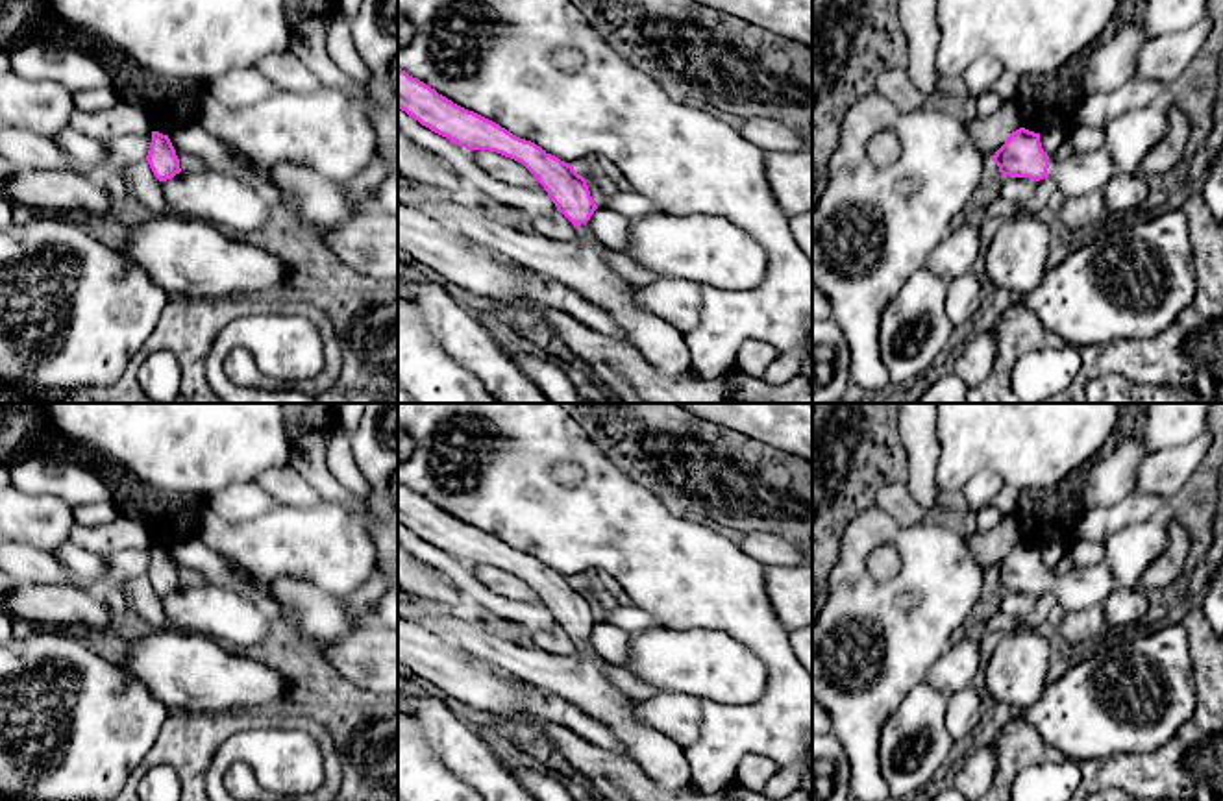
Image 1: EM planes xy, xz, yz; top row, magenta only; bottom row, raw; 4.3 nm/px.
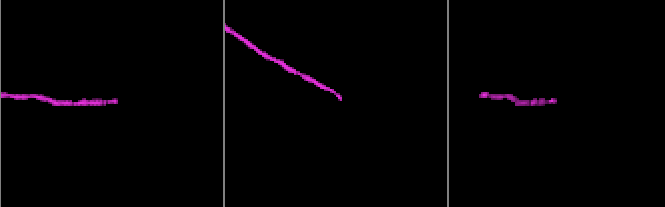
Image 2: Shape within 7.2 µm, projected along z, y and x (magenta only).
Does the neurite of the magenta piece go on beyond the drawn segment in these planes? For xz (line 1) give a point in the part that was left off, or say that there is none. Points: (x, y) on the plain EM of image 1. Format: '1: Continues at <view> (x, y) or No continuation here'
1: Continues at xz (580, 677)

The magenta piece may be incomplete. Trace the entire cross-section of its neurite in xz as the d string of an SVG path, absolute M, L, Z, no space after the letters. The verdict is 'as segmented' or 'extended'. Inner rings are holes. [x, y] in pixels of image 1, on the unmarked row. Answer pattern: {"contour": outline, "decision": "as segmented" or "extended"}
{"contour": "M398 483L398 524L466 564L488 564L522 577L544 601L557 625L575 640L575 653L555 655L533 644L518 646L496 636L476 620L448 610L424 610L409 601L398 601L398 618L418 623L476 659L496 664L516 679L561 696L598 718L616 734L629 758L661 788L675 794L698 792L685 747L646 727L635 716L635 699L607 679L605 659L587 638L598 620L587 594L572 579L453 518L401 483Z", "decision": "extended"}

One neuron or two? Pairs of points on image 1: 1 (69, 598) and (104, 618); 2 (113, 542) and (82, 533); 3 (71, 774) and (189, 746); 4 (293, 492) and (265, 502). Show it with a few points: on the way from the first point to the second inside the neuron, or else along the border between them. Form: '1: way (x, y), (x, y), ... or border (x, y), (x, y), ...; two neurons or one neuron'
1: way (78, 607), (95, 613); one neuron
2: way (106, 539), (89, 537); one neuron
3: border (167, 720), (152, 748), (124, 781); two neurons
4: border (254, 481), (278, 504); two neurons

